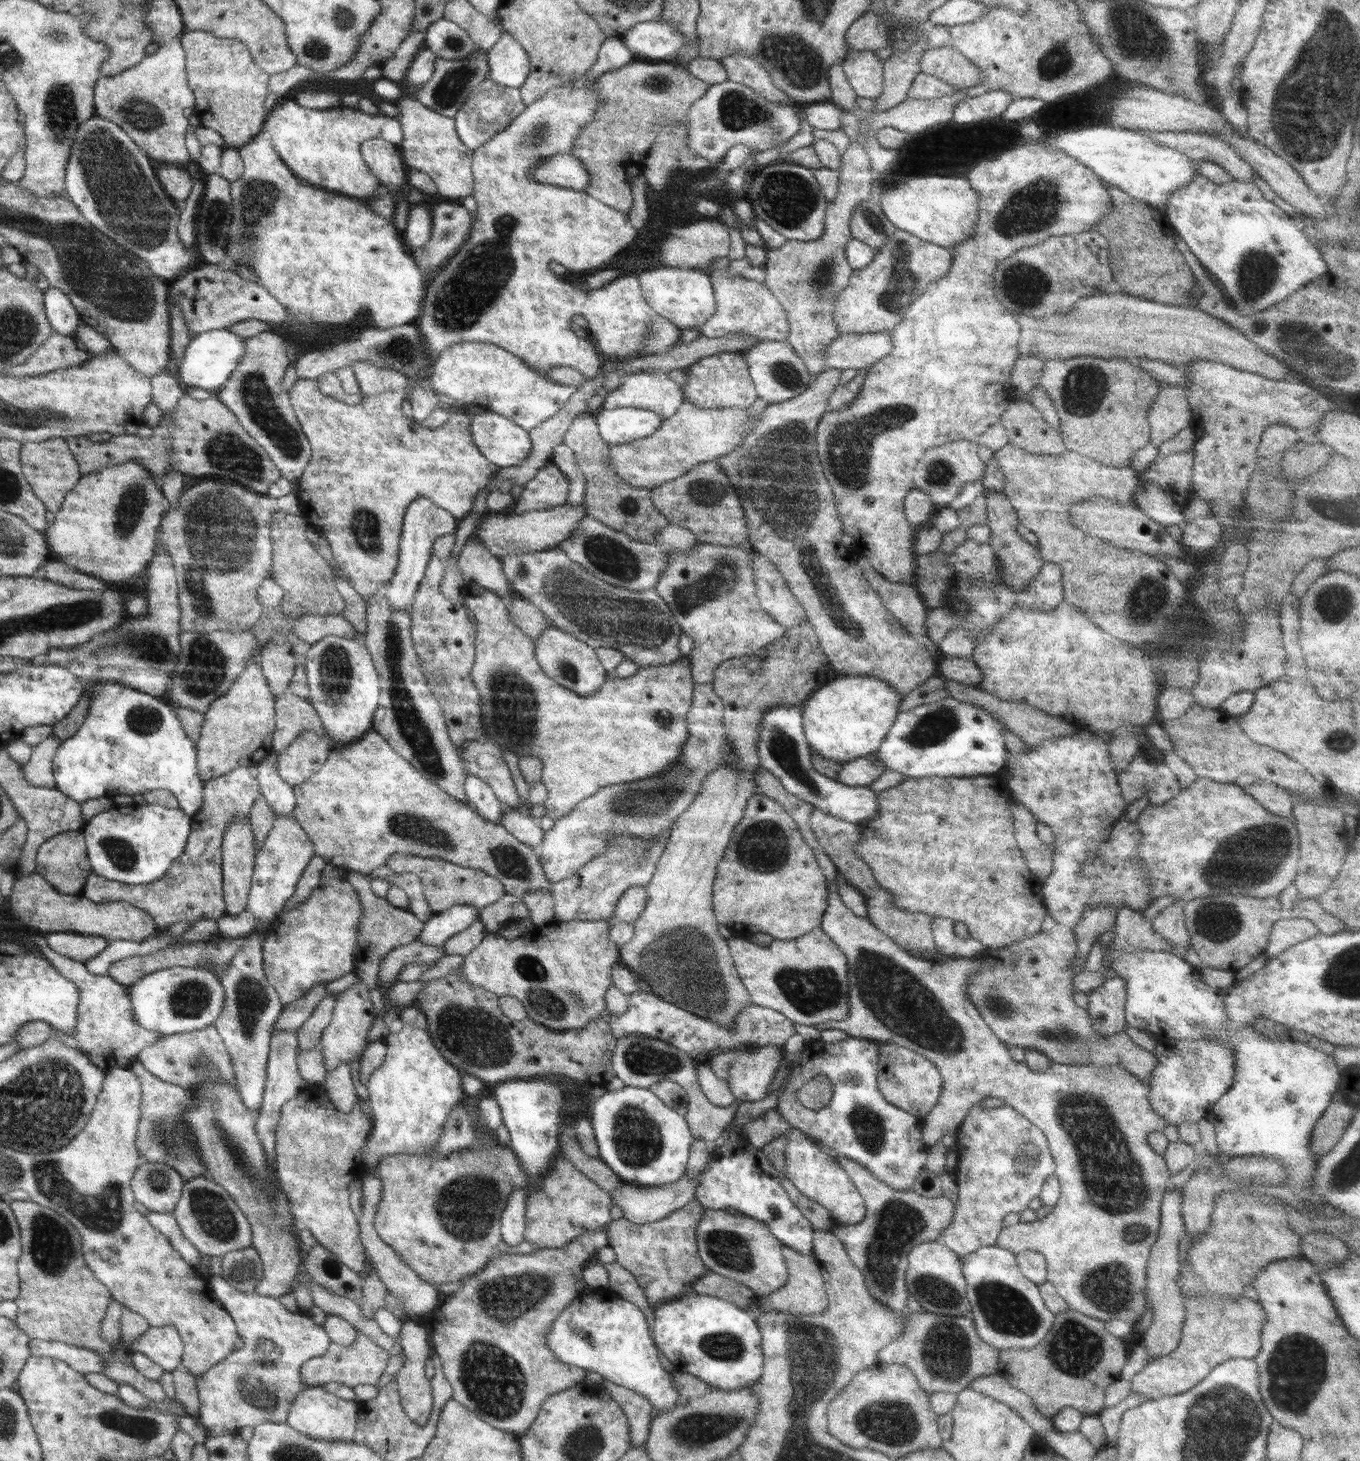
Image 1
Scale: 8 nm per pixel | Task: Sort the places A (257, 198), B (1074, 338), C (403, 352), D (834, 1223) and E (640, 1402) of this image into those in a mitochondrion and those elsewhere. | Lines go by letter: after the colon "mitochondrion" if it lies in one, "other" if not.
A: mitochondrion
B: other
C: mitochondrion
D: other
E: other

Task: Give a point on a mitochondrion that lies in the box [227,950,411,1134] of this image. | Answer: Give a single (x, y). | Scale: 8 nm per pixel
(252, 997)

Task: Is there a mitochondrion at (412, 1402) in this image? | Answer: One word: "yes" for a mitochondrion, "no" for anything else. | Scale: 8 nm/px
no

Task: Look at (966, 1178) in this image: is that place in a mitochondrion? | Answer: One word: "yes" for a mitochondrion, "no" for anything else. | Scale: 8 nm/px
no

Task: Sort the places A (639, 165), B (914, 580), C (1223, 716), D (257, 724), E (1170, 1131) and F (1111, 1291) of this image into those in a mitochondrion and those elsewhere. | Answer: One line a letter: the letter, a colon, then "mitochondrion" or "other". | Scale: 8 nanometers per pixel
A: other
B: other
C: other
D: other
E: other
F: mitochondrion

